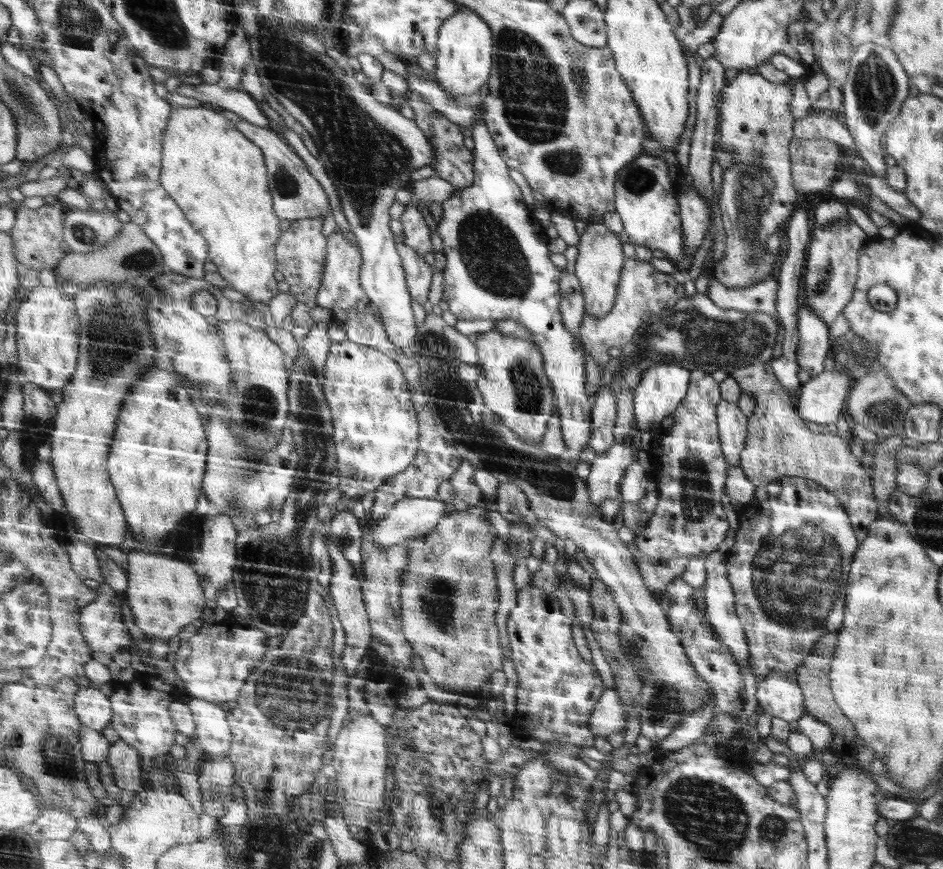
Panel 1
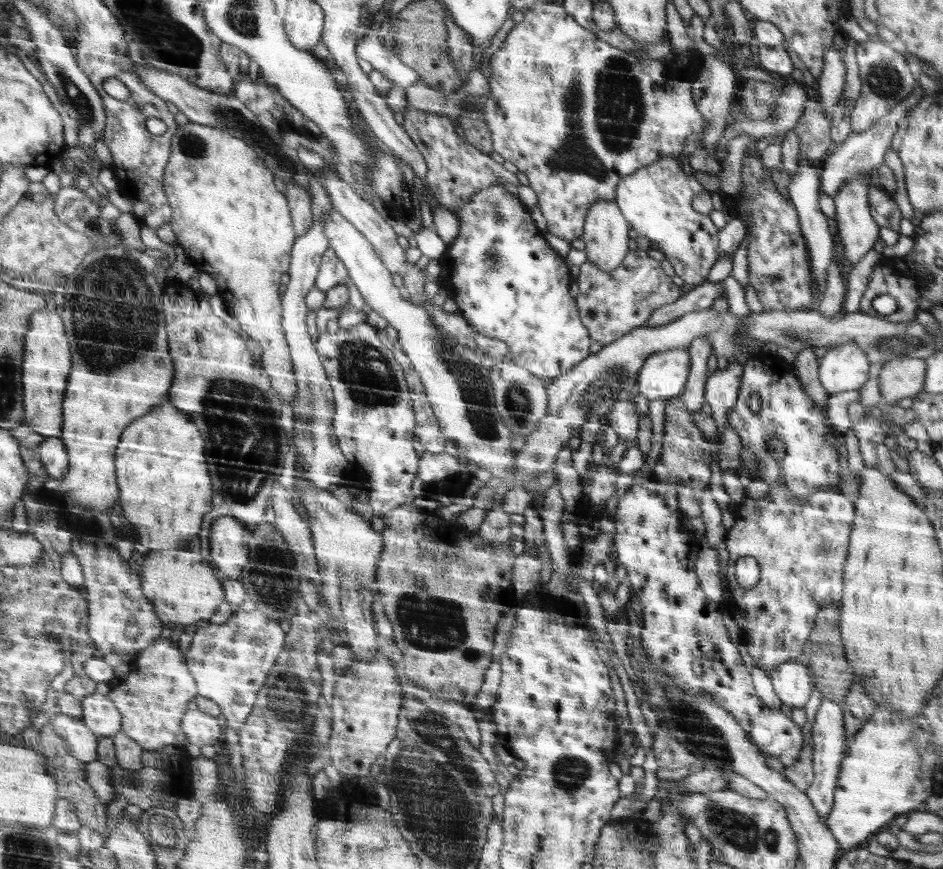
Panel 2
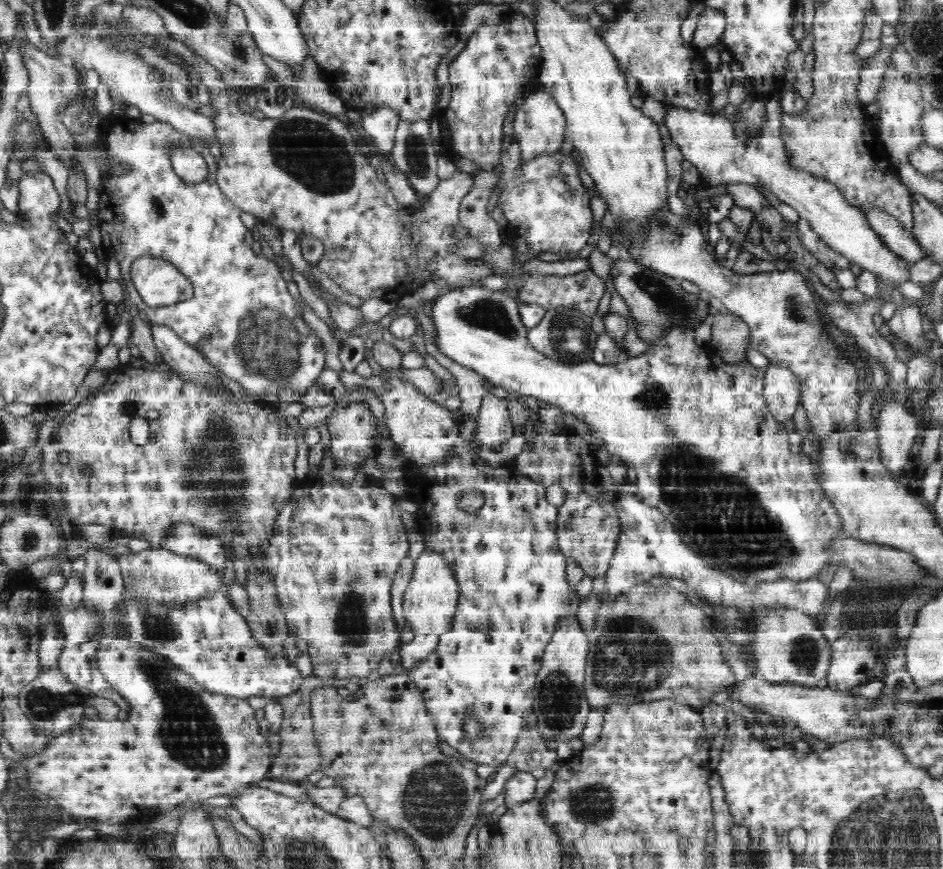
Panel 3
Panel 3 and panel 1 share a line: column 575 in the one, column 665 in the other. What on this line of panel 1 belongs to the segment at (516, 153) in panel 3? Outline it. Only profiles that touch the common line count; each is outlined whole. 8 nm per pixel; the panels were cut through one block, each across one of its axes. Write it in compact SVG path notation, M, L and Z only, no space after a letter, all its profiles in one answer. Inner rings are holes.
M645 154L633 160L633 166L621 170L621 182L617 182L617 210L623 232L629 236L629 244L643 244L655 254L665 256L675 266L675 276L685 278L695 252L687 252L687 242L683 236L681 206L675 200L675 188L667 176L665 160Z

